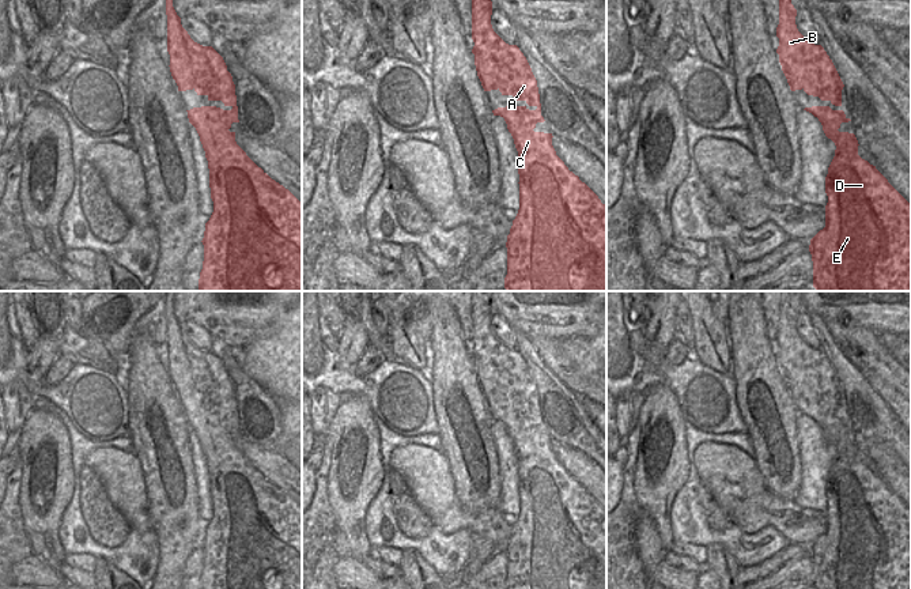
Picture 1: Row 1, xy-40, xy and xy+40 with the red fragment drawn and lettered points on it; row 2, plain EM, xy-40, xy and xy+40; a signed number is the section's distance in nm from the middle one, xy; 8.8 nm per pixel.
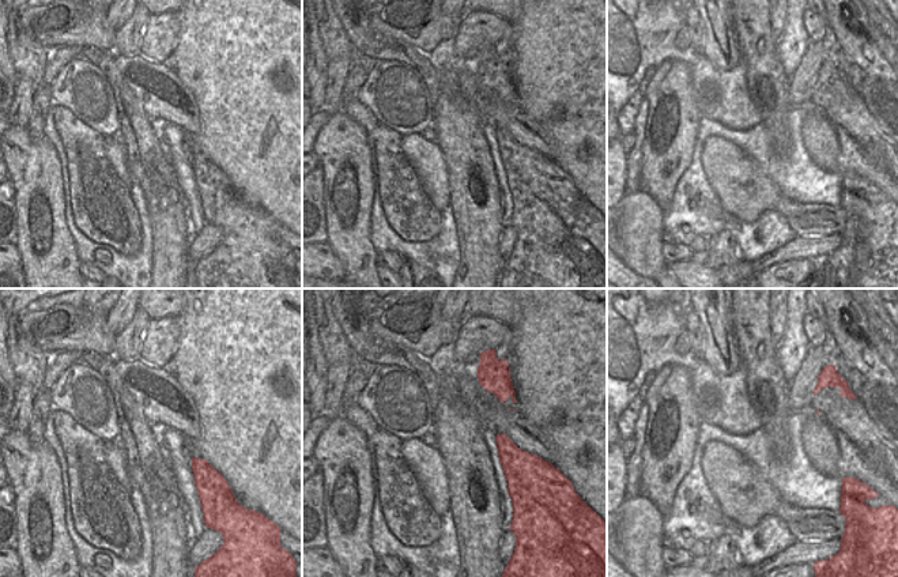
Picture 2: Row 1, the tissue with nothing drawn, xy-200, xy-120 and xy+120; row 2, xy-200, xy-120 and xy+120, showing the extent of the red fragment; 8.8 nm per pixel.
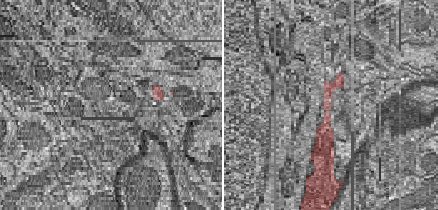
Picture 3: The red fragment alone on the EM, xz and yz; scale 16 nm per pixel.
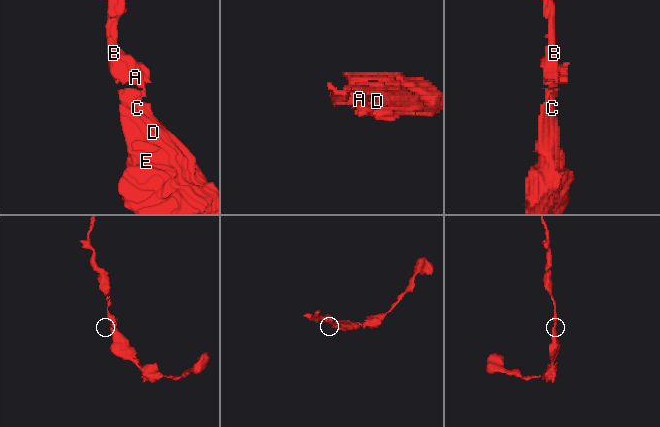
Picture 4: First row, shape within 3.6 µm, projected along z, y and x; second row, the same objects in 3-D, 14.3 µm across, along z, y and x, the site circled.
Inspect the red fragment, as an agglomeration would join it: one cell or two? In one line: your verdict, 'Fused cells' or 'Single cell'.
Single cell.

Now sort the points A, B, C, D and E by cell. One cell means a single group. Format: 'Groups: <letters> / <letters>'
Groups: A B C D E.

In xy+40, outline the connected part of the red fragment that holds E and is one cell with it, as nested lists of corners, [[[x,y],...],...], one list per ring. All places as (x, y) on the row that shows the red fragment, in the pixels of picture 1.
[[[812,106],[805,107],[804,110],[819,118],[825,136],[836,146],[835,156],[825,177],[825,193],[828,196],[828,203],[825,205],[825,227],[810,239],[809,245],[813,261],[813,287],[816,291],[911,291],[911,204],[888,182],[876,166],[858,155],[859,144],[855,135],[838,131],[842,122],[851,121],[846,117],[843,110],[832,110],[829,106]]]

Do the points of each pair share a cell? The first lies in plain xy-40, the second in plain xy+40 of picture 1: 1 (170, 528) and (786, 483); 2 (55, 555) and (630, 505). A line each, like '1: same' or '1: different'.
1: same
2: different

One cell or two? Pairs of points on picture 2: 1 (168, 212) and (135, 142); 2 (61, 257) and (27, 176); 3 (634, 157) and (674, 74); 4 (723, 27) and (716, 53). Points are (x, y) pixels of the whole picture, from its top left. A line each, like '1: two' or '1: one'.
1: one
2: one
3: two
4: one

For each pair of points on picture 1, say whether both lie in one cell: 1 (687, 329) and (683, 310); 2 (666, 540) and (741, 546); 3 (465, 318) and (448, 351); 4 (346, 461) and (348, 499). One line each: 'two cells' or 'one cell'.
1: one cell
2: two cells
3: two cells
4: one cell

